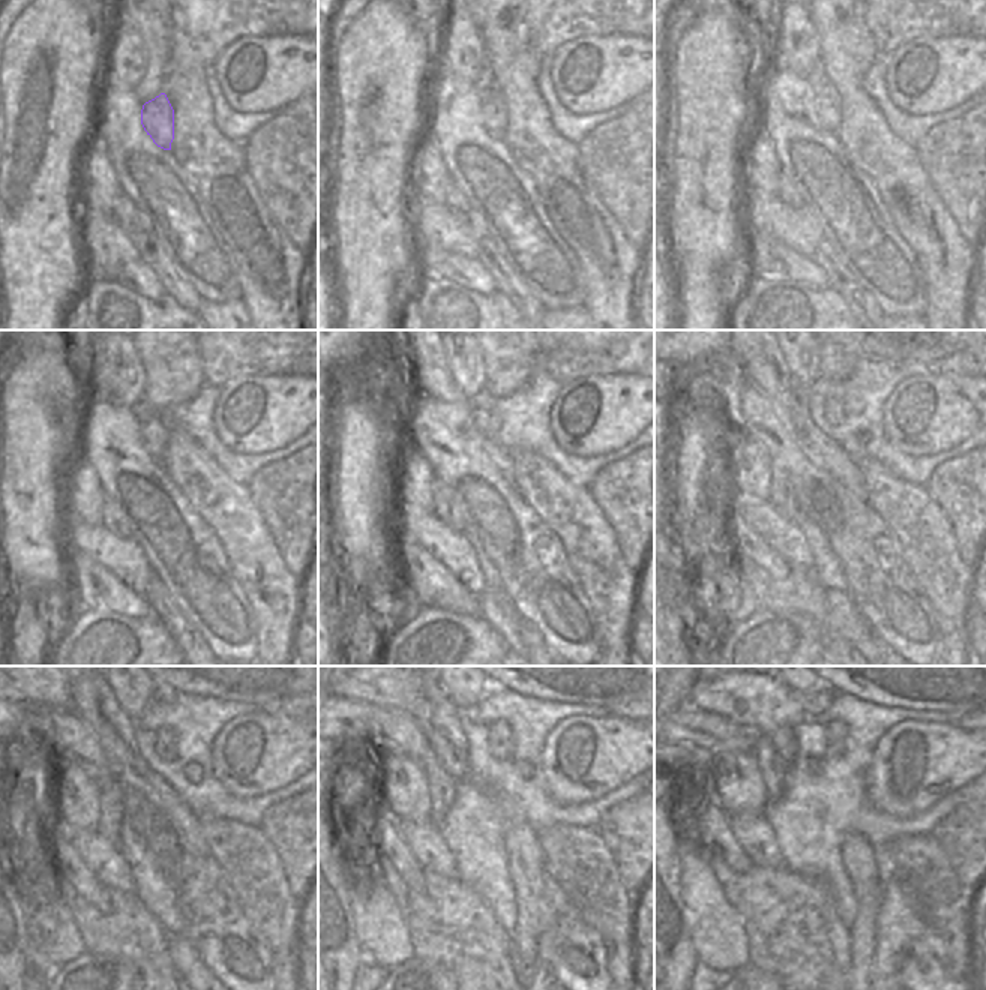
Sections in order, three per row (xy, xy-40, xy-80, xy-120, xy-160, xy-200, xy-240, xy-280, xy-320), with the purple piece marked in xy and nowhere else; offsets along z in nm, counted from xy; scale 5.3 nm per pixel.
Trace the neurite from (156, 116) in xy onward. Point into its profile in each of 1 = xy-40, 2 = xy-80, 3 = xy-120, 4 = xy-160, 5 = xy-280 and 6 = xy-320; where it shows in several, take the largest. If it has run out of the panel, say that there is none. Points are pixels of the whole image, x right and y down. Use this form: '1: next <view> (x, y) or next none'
1: next xy-40 (492, 108)
2: next xy-80 (827, 99)
3: next xy-120 (153, 432)
4: next xy-160 (494, 423)
5: next xy-280 (500, 735)
6: next xy-320 (835, 731)

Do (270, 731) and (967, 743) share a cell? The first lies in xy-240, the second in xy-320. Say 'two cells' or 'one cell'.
one cell

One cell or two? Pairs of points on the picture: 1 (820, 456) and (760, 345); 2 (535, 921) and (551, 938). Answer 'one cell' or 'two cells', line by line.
1: one cell
2: two cells

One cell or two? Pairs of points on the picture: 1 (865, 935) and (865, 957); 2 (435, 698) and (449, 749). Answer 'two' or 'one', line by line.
1: one
2: one

